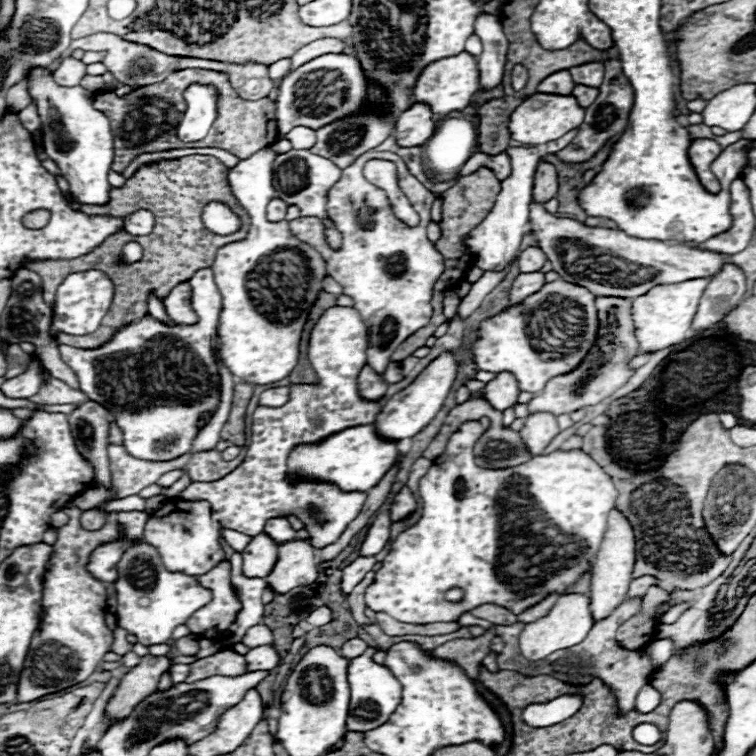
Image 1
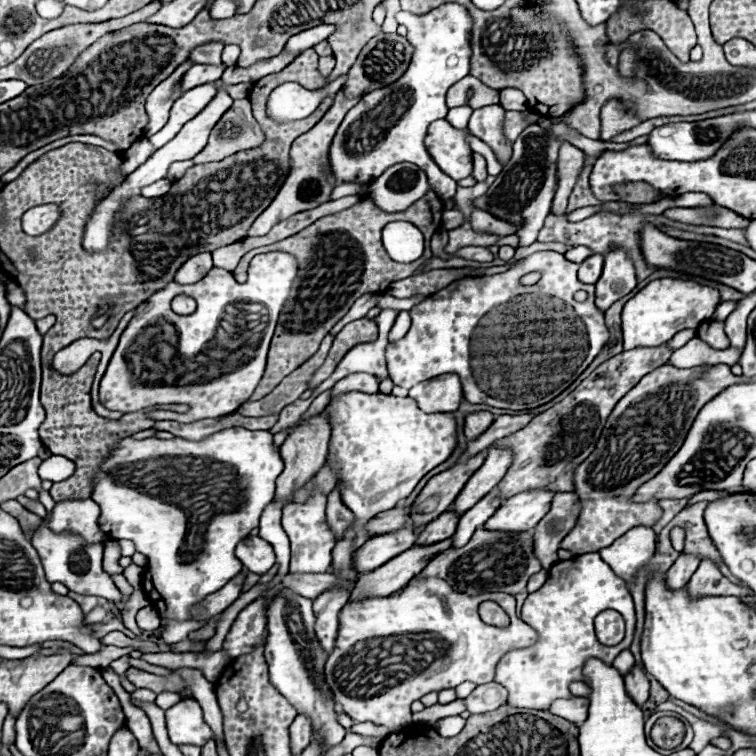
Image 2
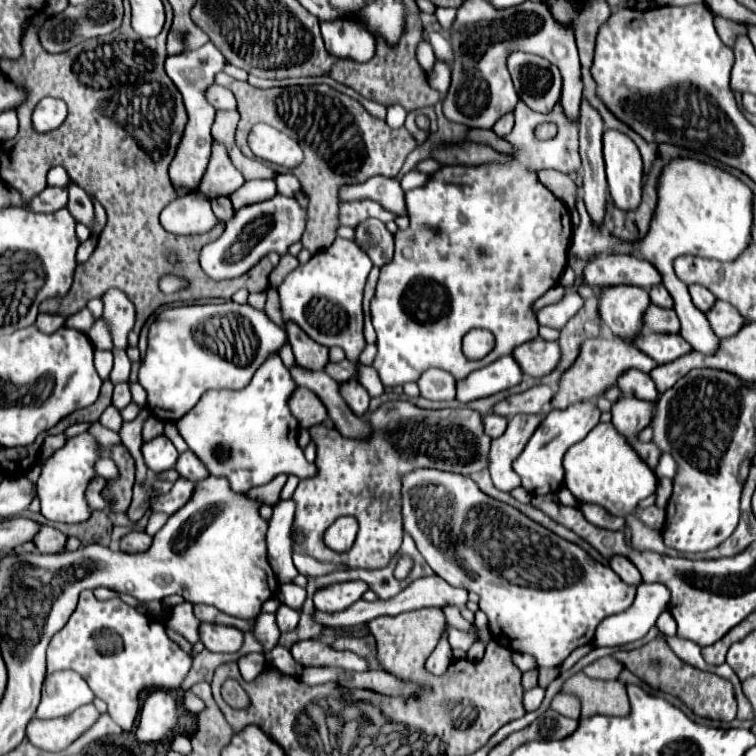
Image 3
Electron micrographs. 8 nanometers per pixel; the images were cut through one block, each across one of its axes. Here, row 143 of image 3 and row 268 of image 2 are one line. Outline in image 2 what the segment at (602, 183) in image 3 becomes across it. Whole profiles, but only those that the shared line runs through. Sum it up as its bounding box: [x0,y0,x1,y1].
[578,254,604,284]

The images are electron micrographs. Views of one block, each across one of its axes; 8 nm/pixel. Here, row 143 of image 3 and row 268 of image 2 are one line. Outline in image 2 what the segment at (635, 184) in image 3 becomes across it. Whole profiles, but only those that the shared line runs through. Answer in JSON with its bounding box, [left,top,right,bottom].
[596,250,636,312]

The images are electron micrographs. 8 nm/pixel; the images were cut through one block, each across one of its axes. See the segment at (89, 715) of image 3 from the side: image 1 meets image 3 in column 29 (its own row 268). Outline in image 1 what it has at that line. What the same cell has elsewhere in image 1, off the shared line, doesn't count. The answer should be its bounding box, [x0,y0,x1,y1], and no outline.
[694,264,746,332]

